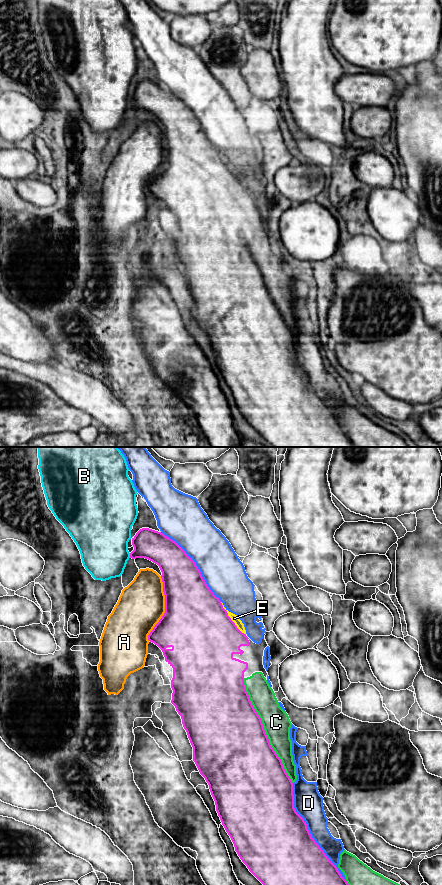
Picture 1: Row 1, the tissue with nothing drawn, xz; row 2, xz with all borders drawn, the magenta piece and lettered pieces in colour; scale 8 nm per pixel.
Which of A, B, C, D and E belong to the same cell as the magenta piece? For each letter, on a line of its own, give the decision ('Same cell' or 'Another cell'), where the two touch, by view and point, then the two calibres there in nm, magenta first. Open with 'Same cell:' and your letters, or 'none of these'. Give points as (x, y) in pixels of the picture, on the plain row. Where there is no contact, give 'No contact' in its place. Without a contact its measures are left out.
Same cell: C
A: Another cell. Touches magenta at xz (165, 160). Thickness 500 nm (magenta) against 380 nm
B: Another cell. Touches magenta at xz (130, 107). Thickness 240 nm (magenta) against 400 nm
C: Same cell. Touches magenta at xz (264, 283). Thickness 500 nm (magenta) against 220 nm
D: Another cell. Touches magenta at xz (309, 384). Thickness 500 nm (magenta) against 240 nm
E: Another cell. Touches magenta at xz (230, 171). Thickness 500 nm (magenta) against 60 nm

